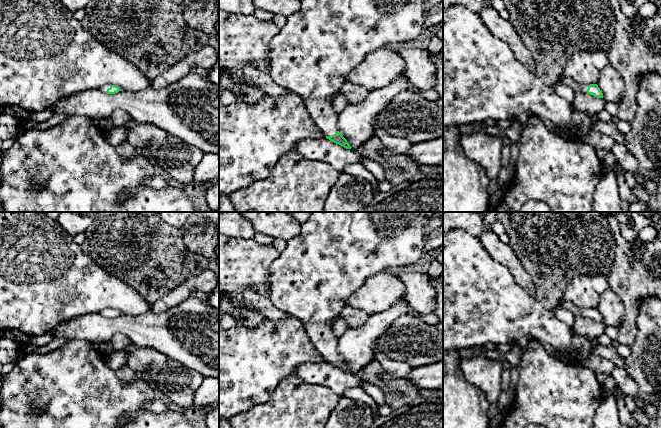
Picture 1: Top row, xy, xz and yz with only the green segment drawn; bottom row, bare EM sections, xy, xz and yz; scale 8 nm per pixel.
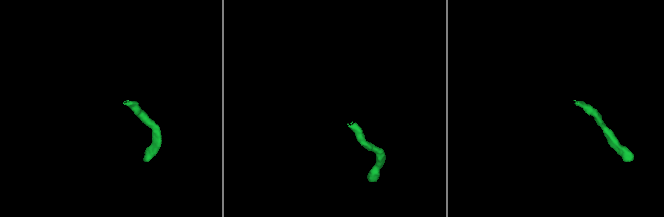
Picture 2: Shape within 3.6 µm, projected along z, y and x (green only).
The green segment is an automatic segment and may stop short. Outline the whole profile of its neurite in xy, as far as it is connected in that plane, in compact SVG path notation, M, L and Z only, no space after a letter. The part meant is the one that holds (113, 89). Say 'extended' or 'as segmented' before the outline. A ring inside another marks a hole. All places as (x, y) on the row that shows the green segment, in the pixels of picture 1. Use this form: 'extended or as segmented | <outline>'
extended | M111 84L103 85L101 86L100 89L102 92L107 93L107 94L115 94L121 91L121 89L118 86L111 85Z

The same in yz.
extended | M564 76L560 79L565 85L569 86L574 92L584 92L595 97L603 98L603 93L597 84L580 85L574 80L565 78Z

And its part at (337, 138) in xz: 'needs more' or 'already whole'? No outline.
needs more

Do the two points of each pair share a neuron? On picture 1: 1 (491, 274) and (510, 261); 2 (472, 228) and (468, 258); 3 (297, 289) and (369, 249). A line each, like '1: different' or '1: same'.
1: different
2: different
3: same

